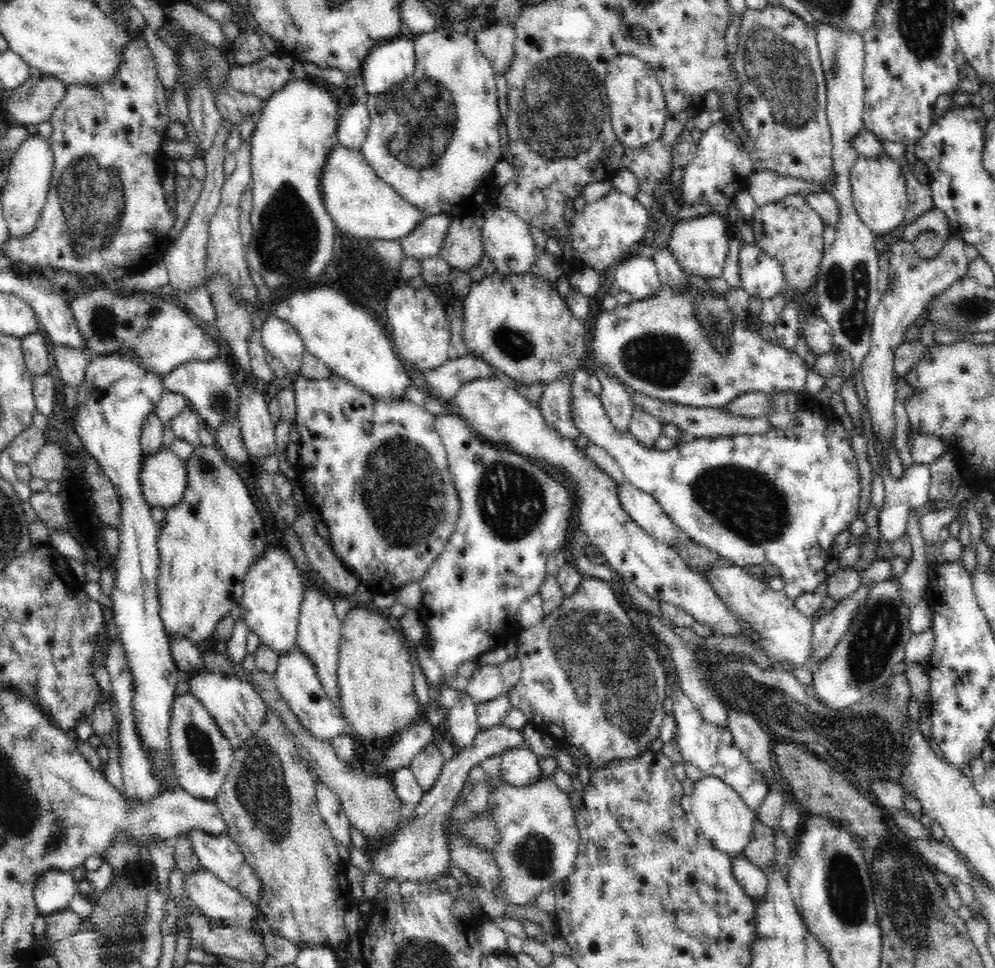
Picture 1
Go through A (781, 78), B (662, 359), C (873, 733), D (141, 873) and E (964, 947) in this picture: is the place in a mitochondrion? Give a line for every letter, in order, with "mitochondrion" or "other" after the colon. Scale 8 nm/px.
A: mitochondrion
B: mitochondrion
C: mitochondrion
D: other
E: other

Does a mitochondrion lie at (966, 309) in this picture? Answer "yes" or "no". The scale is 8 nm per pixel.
yes

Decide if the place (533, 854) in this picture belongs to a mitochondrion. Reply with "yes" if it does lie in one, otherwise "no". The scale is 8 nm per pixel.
yes

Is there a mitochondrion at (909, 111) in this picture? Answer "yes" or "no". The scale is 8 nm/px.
no

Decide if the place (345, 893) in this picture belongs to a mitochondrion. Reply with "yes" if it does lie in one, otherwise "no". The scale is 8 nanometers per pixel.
no

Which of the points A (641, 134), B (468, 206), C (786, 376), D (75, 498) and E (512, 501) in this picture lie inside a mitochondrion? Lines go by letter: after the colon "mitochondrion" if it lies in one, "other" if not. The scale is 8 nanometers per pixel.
A: other
B: other
C: other
D: other
E: mitochondrion

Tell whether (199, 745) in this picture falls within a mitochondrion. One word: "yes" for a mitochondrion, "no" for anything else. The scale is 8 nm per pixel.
yes

